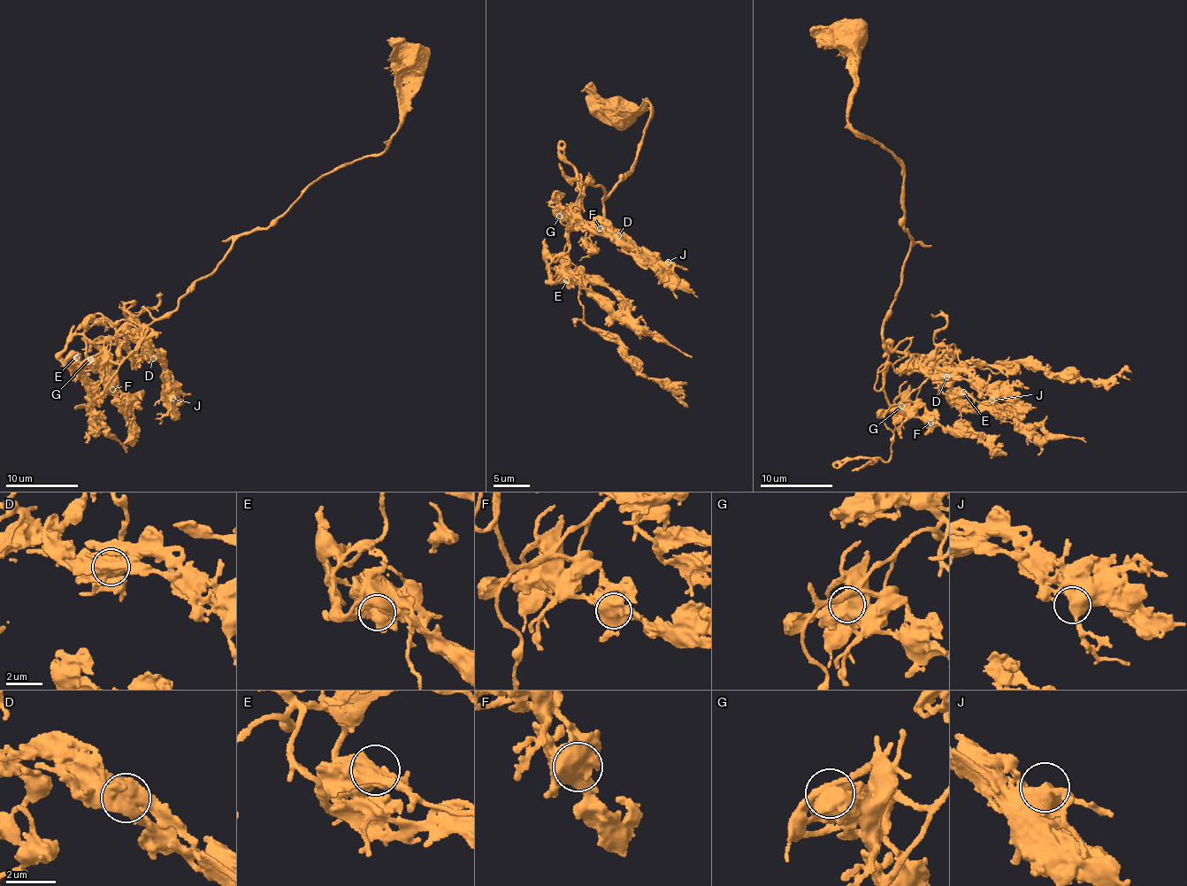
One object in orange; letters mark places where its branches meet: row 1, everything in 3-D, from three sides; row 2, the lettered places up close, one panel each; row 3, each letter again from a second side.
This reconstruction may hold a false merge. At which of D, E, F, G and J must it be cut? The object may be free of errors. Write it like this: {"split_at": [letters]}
{"split_at": []}

